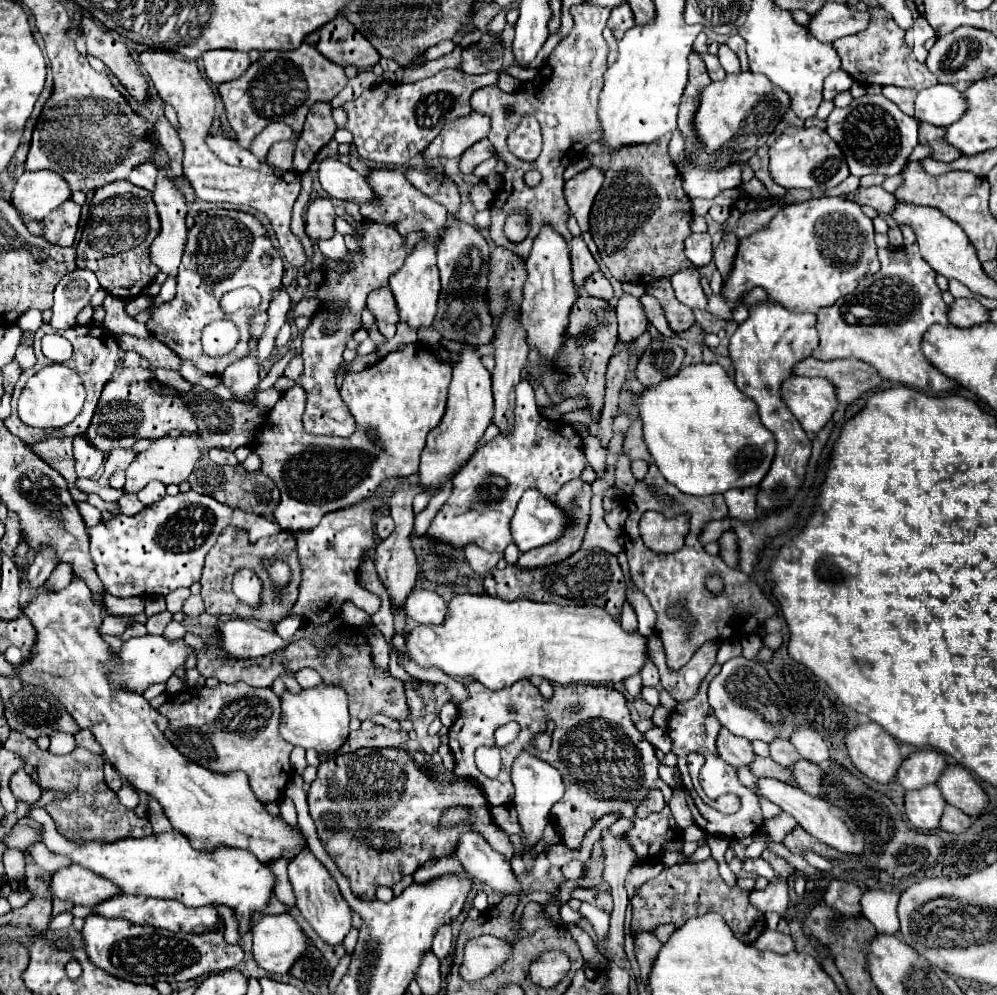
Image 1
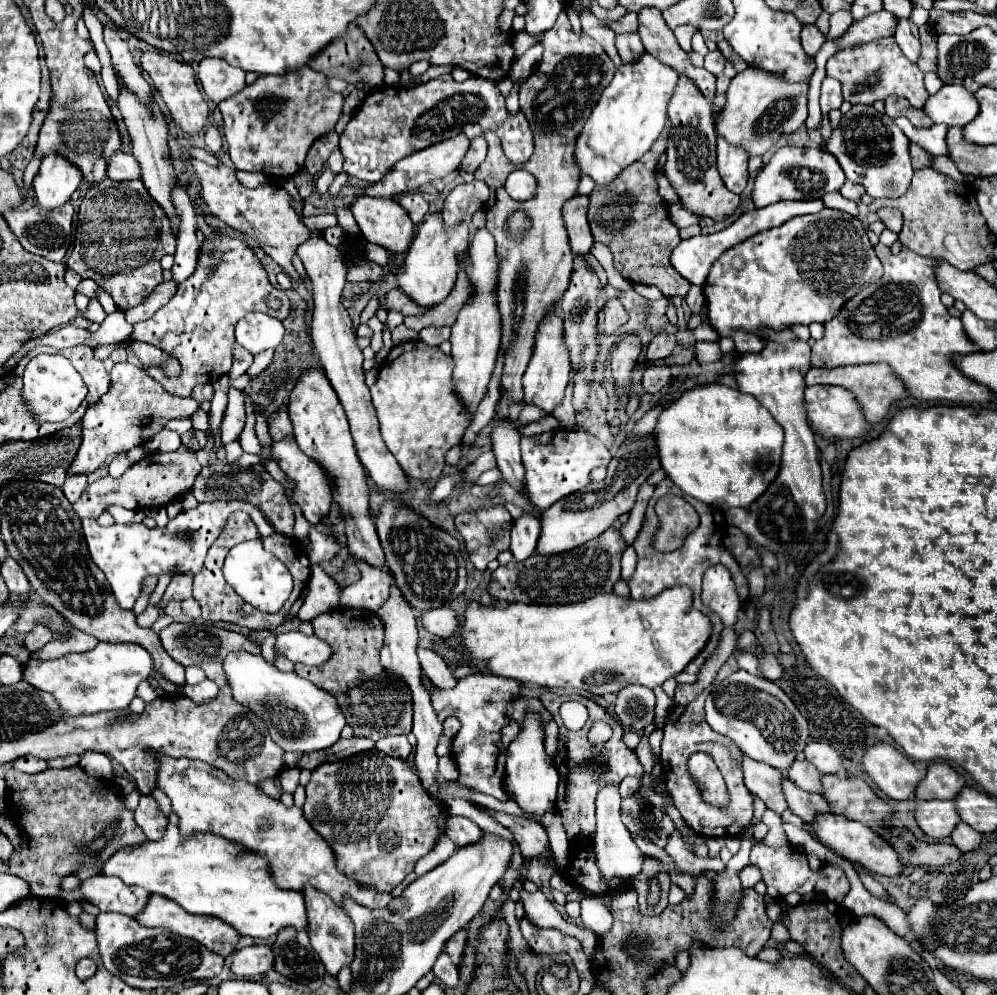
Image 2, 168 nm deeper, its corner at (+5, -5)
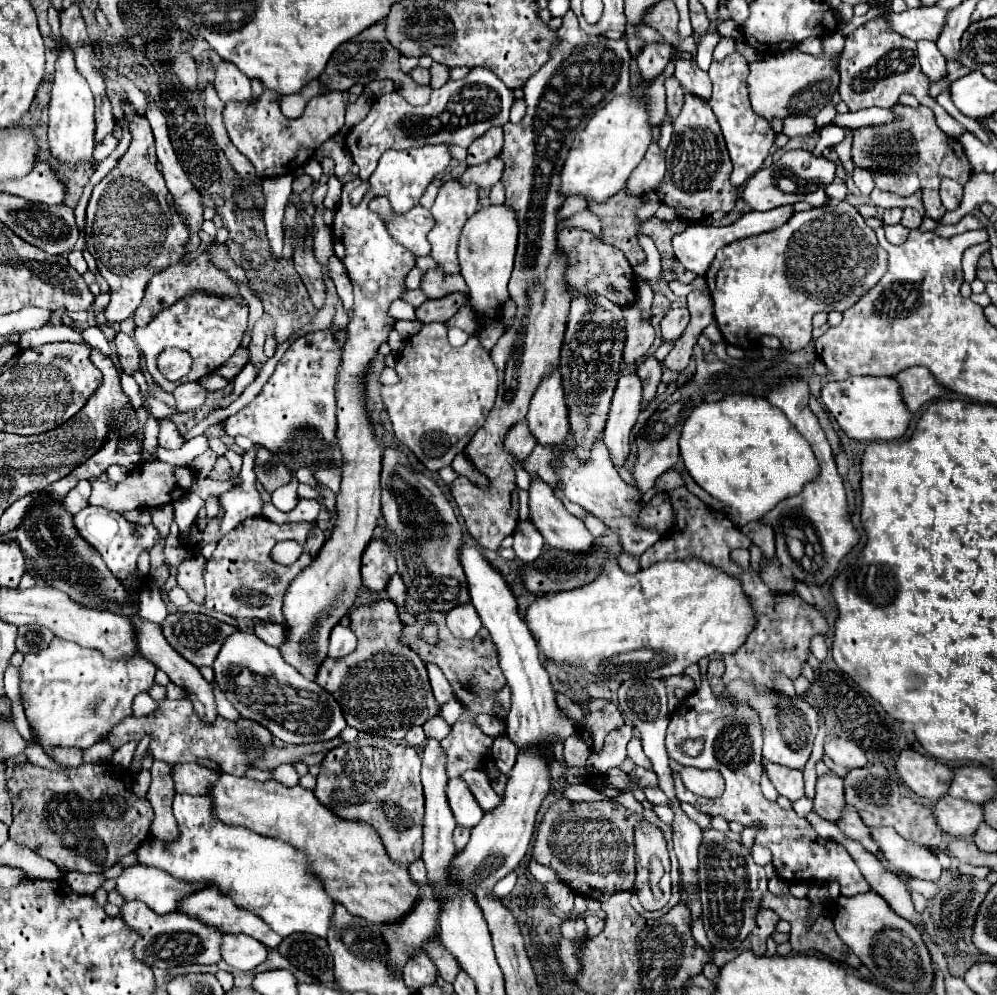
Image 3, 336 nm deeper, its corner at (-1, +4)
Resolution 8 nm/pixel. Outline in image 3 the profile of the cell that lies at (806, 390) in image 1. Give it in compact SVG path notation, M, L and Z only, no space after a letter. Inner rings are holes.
M848 377L844 381L828 381L820 399L834 415L840 429L858 441L892 441L906 433L910 411L900 399L898 383L890 377Z

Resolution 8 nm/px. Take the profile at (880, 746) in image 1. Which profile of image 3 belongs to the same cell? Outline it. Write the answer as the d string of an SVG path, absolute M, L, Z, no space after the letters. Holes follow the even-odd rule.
M914 749L900 751L900 755L896 757L896 773L908 789L932 801L946 795L952 777L952 769L946 763L920 755Z

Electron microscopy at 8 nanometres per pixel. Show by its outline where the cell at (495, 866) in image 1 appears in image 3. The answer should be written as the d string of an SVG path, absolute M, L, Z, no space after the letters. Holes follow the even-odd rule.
M452 777L448 781L446 795L448 795L448 801L450 801L450 809L454 813L454 819L456 819L456 823L460 827L478 825L484 811L476 803L474 795L470 793L470 789L468 789L468 785L466 785L466 781L462 777Z

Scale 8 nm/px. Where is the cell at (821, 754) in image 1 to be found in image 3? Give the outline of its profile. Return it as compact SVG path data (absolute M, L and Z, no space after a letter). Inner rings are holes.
M830 739L824 745L824 755L842 767L854 769L854 767L864 767L866 765L866 755L862 753L862 749L858 749L858 745L854 745L854 741L846 741L846 739Z

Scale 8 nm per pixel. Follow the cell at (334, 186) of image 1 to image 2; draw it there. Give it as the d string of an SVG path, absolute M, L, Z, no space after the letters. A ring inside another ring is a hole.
M360 196L350 210L366 242L382 246L390 256L406 254L416 226L396 200Z

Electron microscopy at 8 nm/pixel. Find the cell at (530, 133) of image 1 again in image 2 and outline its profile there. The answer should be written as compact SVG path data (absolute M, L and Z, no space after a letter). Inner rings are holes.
M450 74L416 86L414 90L388 86L372 92L348 122L340 136L340 152L344 156L344 172L364 180L378 182L398 160L438 144L442 140L464 134L466 138L482 136L484 130L498 132L502 148L512 162L526 162L532 156L534 142L528 120L522 112L508 116L504 96L490 80L470 76L466 82L454 82Z

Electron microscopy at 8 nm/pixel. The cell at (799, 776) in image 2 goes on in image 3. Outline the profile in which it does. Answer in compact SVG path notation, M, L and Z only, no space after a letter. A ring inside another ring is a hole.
M830 771L828 775L818 777L818 781L816 781L816 797L814 797L814 811L822 819L836 821L840 817L842 805L846 805L842 777L838 777L834 771Z

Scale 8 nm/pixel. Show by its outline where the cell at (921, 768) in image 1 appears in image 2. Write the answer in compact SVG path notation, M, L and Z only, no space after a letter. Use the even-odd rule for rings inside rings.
M932 764L926 778L918 784L916 798L922 800L954 800L964 790L966 780L948 764Z

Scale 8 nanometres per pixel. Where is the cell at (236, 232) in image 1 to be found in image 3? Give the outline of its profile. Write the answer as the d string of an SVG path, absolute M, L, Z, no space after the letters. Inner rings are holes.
M196 289L194 293L188 293L182 299L178 299L174 305L162 309L162 313L158 313L146 327L138 327L134 339L144 353L146 367L152 379L164 391L172 393L178 385L186 381L198 381L200 377L220 369L220 365L224 365L240 347L242 335L246 331L246 323L248 323L248 305L240 303L236 297L216 295L216 293L206 293L202 289ZM166 347L178 347L182 351L188 351L192 357L190 373L174 383L168 381L158 369L158 355Z

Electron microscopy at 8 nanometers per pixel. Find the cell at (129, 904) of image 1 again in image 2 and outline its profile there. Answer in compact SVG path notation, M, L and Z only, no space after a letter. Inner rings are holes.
M152 894L144 912L138 916L138 920L144 924L144 926L150 926L150 928L166 928L174 934L180 934L180 936L186 936L186 938L192 938L196 942L200 942L202 946L206 946L208 950L220 954L220 956L230 956L234 950L236 950L236 944L240 940L240 934L236 934L236 930L232 930L232 926L228 926L226 922L222 922L220 918L214 918L214 916L198 916L198 914L188 914L184 908L180 908L176 902L172 902L170 898L164 898L160 894Z

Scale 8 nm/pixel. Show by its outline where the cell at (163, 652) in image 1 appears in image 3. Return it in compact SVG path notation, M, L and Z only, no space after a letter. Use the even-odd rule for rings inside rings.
M54 637L46 649L38 653L28 653L24 657L20 669L20 691L24 695L24 711L28 721L32 723L32 729L40 737L46 753L50 753L58 745L86 749L98 743L112 729L114 723L122 721L122 717L132 713L132 699L154 683L154 673L154 663L142 655L132 655L130 659L106 659L98 649L80 647L72 641Z

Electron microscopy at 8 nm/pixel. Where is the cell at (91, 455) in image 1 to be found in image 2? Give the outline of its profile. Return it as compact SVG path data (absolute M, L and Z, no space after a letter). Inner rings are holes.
M78 474L78 476L68 476L66 478L66 482L62 486L62 492L74 504L80 498L80 494L84 492L84 488L86 488L86 476Z

